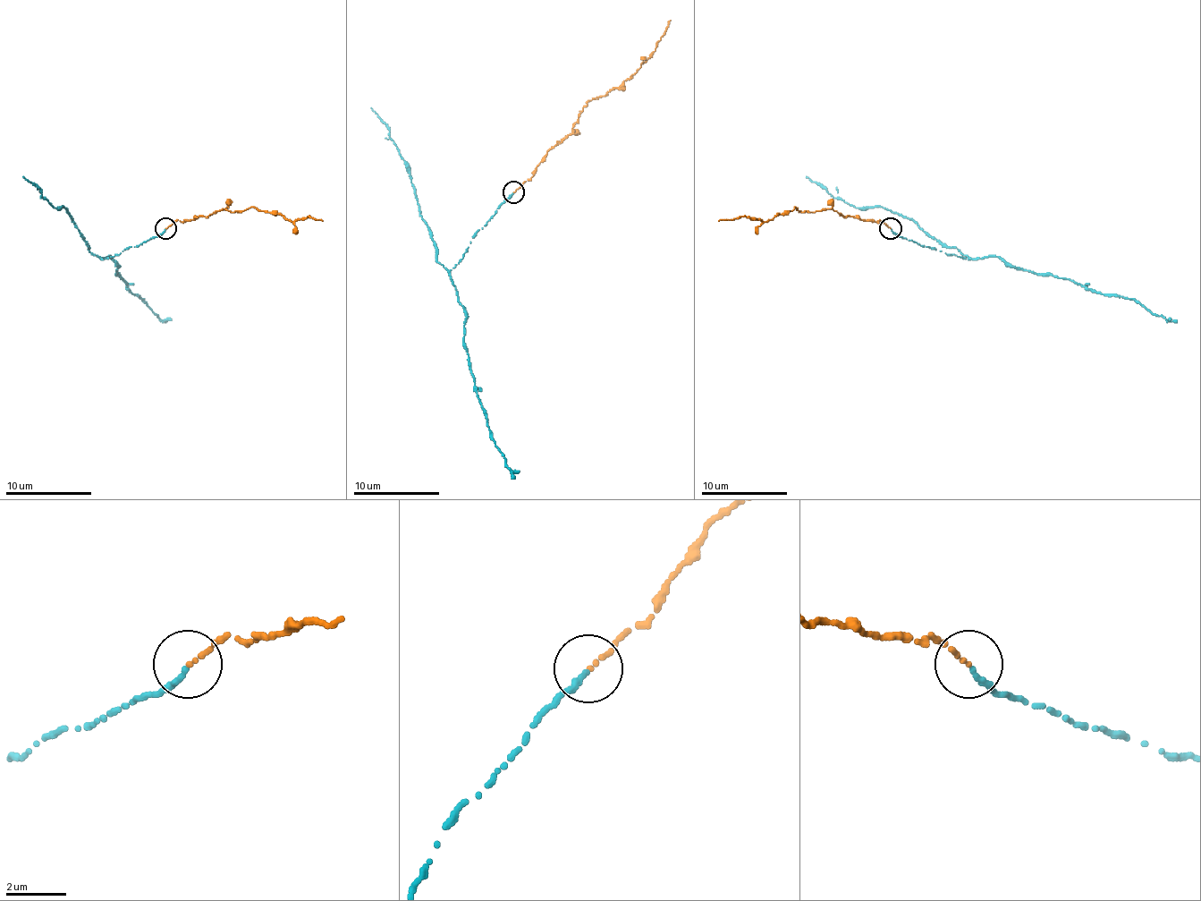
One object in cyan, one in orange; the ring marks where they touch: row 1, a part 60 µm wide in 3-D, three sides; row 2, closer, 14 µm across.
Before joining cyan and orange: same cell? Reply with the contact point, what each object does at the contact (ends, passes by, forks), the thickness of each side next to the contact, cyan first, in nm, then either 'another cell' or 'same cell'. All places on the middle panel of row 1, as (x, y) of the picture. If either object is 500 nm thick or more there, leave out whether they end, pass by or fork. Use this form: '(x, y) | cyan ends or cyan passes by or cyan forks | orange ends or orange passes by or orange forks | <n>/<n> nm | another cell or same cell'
(513, 192) | cyan ends | orange ends | 200/140 nm | same cell

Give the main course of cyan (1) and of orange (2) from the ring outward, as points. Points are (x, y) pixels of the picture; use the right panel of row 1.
1: (892, 230), (926, 247), (969, 258), (1000, 256), (1013, 267), (1136, 299), (1177, 323)
2: (890, 227), (881, 221), (847, 216), (832, 208), (801, 212), (795, 206), (766, 221), (745, 216), (719, 221)

